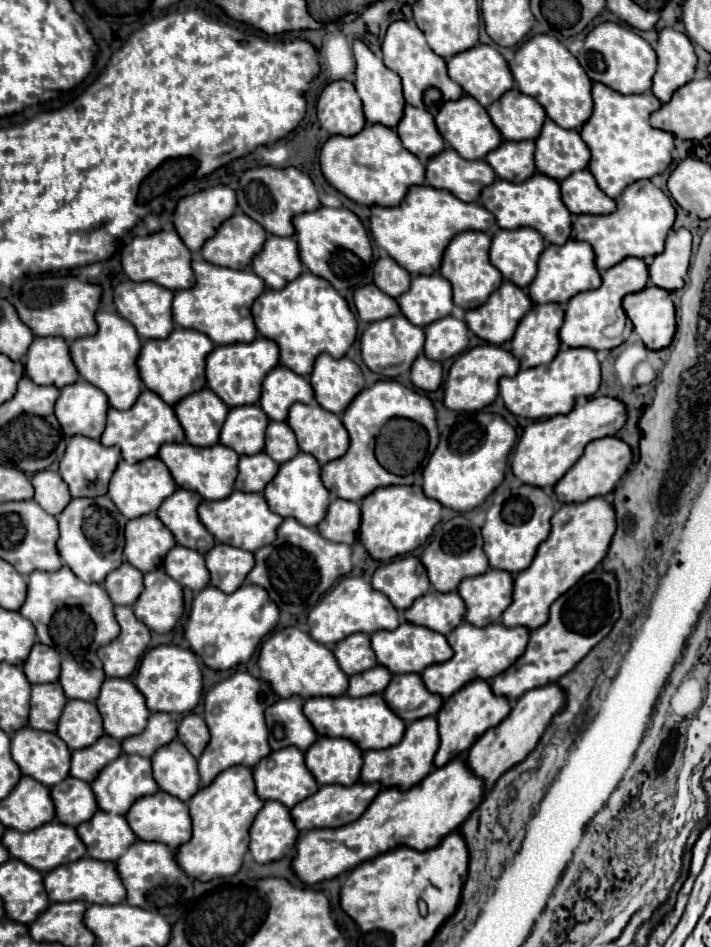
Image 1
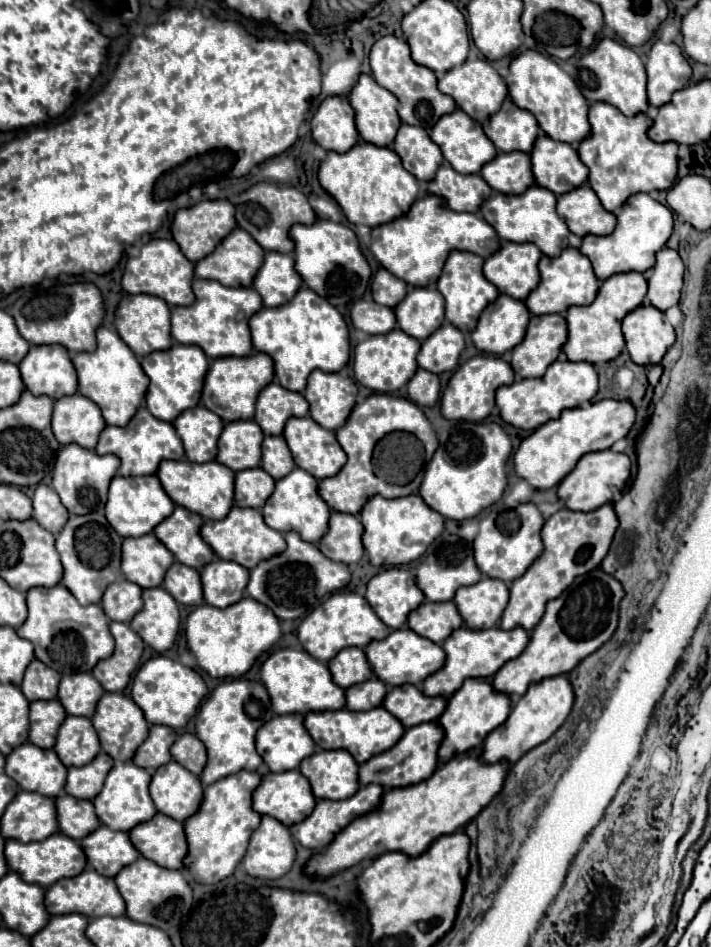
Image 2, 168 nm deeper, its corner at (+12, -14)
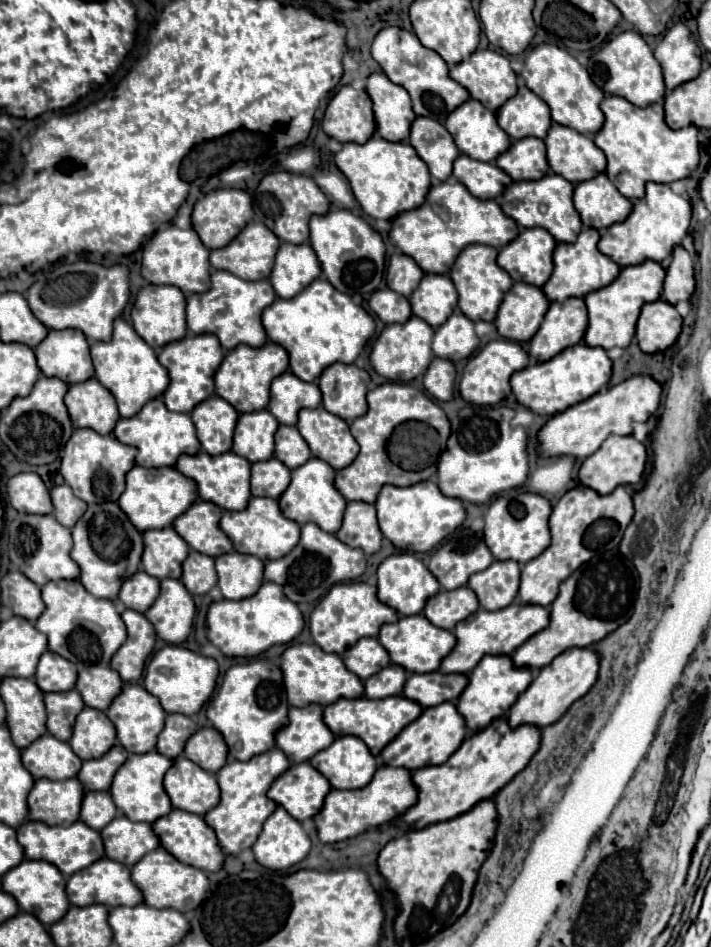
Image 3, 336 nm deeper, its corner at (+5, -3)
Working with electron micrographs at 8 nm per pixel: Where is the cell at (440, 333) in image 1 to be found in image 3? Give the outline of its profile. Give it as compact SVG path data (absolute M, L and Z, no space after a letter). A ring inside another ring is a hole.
M452 314L434 334L434 356L444 360L466 360L478 348L480 340L474 332L474 322L464 314Z

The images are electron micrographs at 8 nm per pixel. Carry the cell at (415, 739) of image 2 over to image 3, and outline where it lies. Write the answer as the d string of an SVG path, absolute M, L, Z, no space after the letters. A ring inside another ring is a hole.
M442 702L438 706L426 708L414 722L410 722L384 750L382 760L388 766L400 766L408 770L418 770L424 766L444 764L462 744L466 738L466 722L458 716L454 702Z

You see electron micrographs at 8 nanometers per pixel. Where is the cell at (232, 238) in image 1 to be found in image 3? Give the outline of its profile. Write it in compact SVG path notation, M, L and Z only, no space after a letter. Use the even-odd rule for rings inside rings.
M250 222L228 246L210 252L210 264L218 270L232 272L242 280L266 280L274 266L274 256L278 252L280 240L262 222Z

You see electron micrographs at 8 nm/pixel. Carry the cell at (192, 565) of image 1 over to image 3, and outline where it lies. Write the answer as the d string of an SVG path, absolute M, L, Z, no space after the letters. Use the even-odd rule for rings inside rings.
M190 552L186 562L182 564L182 578L180 578L190 594L206 594L210 588L218 584L218 576L214 570L214 558Z

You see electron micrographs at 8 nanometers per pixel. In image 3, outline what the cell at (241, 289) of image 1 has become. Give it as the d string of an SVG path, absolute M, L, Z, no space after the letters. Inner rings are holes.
M226 270L212 272L212 288L204 294L190 294L186 306L188 328L194 334L214 334L224 348L236 348L238 344L250 344L260 348L266 344L266 330L262 326L262 310L276 300L274 288L268 280L248 282Z

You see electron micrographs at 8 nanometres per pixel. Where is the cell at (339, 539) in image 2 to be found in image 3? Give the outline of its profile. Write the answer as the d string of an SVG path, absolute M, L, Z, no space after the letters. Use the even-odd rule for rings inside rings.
M348 502L342 528L336 536L352 548L362 548L366 554L374 554L382 546L382 532L376 520L376 508L366 502Z

